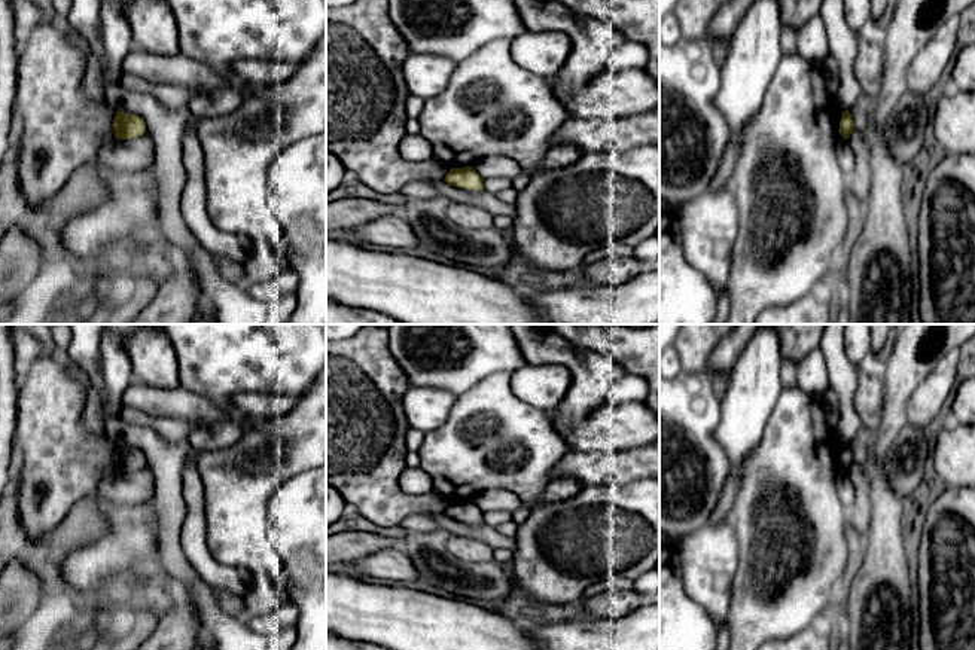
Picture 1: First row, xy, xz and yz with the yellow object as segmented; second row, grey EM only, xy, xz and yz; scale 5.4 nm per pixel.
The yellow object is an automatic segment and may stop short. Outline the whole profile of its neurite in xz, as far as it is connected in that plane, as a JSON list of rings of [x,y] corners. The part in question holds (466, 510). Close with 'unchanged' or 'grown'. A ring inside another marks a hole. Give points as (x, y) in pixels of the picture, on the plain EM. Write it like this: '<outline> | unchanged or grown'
[[[451,501],[444,512],[450,519],[466,521],[473,524],[484,522],[484,512],[472,501]]] | unchanged

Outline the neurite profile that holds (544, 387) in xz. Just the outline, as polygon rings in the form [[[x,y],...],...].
[[[527,364],[511,376],[512,393],[537,411],[552,412],[573,384],[573,376],[563,364]]]

